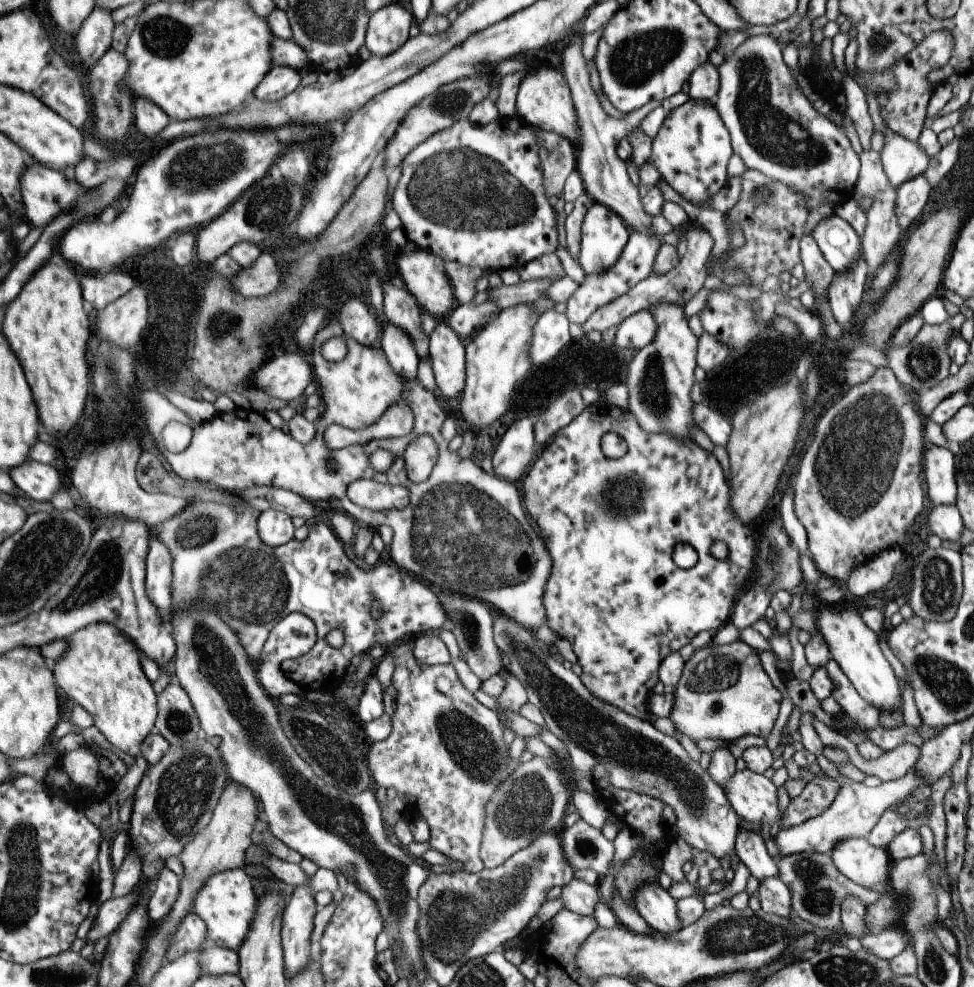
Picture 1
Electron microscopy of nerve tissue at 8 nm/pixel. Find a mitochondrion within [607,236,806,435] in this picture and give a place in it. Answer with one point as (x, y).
(653, 393)

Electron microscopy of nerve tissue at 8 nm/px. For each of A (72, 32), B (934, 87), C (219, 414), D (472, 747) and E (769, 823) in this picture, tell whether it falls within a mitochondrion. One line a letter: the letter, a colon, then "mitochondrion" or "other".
A: other
B: other
C: other
D: mitochondrion
E: other

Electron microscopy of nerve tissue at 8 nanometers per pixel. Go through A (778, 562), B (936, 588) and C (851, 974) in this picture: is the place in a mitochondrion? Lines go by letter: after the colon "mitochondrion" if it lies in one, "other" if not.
A: mitochondrion
B: mitochondrion
C: mitochondrion

